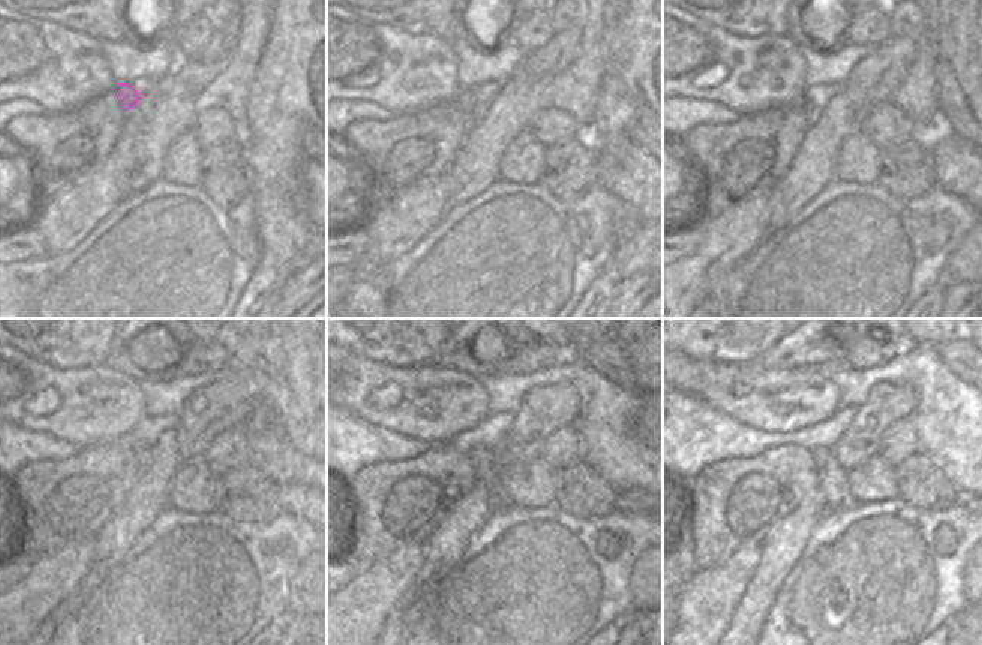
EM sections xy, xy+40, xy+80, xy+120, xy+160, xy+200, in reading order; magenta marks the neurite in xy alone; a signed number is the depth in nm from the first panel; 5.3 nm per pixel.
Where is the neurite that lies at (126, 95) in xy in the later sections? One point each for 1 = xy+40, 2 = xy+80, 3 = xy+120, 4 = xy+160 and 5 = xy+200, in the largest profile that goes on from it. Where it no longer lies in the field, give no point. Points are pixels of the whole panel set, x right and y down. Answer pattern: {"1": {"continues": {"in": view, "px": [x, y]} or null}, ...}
{"1": {"continues": {"in": "xy+40", "px": [464, 101]}}, "2": {"continues": {"in": "xy+80", "px": [804, 105]}}, "3": {"continues": {"in": "xy+120", "px": [143, 453]}}, "4": {"continues": {"in": "xy+160", "px": [486, 464]}}, "5": {"continues": {"in": "xy+200", "px": [832, 488]}}}

